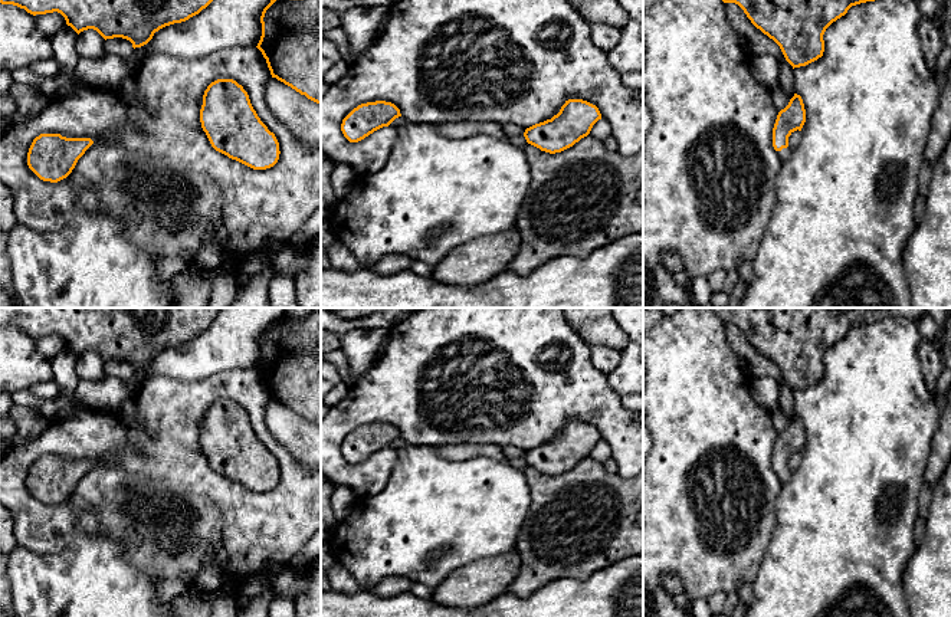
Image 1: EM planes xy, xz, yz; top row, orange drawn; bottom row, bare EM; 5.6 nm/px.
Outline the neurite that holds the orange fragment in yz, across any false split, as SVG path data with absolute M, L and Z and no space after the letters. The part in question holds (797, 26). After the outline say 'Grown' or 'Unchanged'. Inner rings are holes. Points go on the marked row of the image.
M722 0L738 4L751 23L773 39L794 68L824 52L826 29L852 6L875 0Z. Unchanged

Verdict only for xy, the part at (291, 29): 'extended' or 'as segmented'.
as segmented

